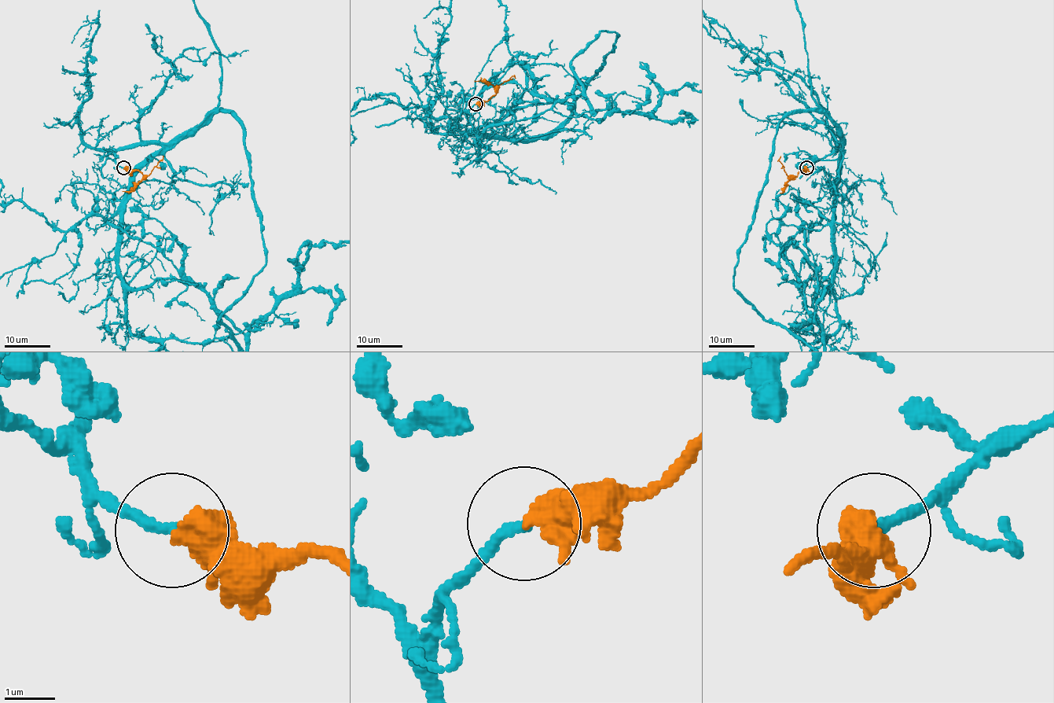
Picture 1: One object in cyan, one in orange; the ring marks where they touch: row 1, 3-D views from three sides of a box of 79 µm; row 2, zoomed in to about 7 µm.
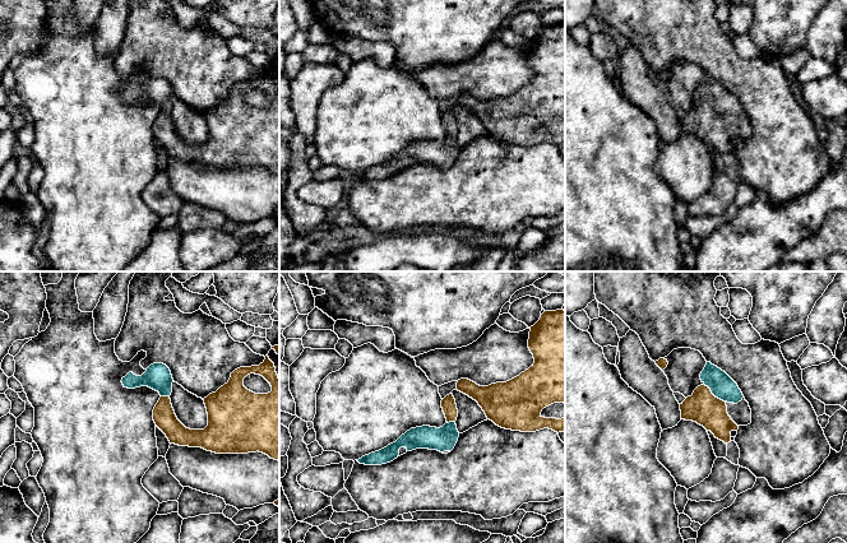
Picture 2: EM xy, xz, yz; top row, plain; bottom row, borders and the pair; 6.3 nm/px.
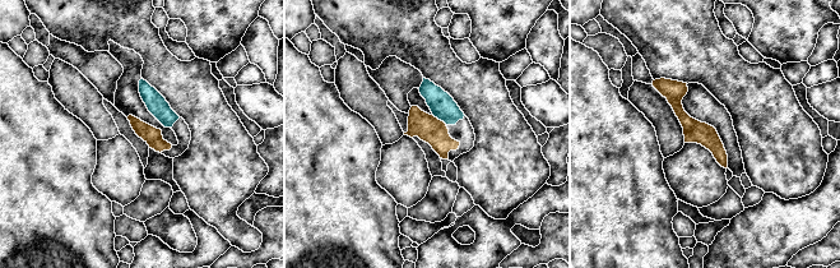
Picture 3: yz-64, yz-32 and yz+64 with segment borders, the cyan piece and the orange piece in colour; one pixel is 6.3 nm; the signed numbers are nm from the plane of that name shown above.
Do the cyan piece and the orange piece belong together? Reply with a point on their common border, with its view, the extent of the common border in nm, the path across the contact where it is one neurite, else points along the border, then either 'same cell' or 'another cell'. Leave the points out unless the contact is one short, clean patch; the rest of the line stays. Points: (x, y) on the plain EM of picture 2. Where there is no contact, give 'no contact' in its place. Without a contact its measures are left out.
meets cyan in yz at (714, 110); contact 180 nm long; runs through yz (722, 101), (714, 110), (708, 116), (706, 124); same cell

